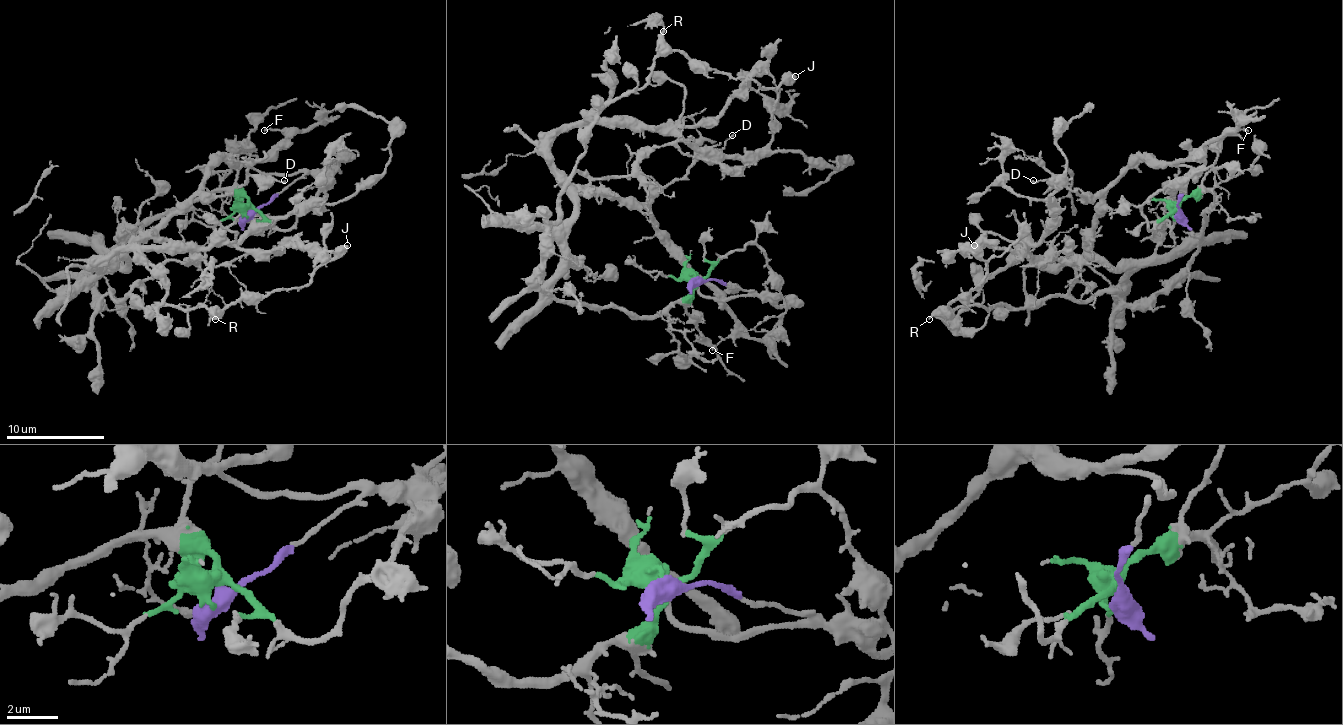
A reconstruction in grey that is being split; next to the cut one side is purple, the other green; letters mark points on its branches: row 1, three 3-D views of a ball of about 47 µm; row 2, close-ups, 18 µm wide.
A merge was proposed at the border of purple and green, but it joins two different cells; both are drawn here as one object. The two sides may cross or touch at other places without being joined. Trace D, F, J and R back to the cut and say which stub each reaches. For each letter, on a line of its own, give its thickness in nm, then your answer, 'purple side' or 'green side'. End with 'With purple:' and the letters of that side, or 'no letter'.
D: calibre 140 nm; purple side
F: calibre 160 nm; purple side
J: calibre 600 nm; green side
R: calibre 280 nm; green side
With purple: D, F

